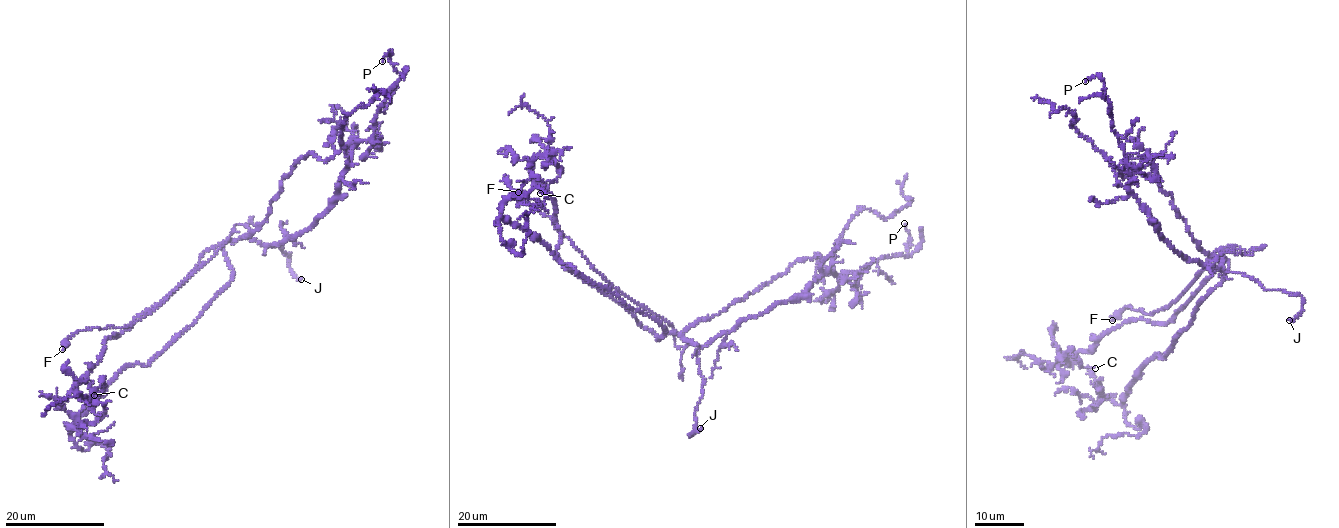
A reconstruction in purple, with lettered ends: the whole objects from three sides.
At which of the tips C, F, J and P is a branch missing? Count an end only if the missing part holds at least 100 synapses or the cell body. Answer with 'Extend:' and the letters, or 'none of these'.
Extend: J

